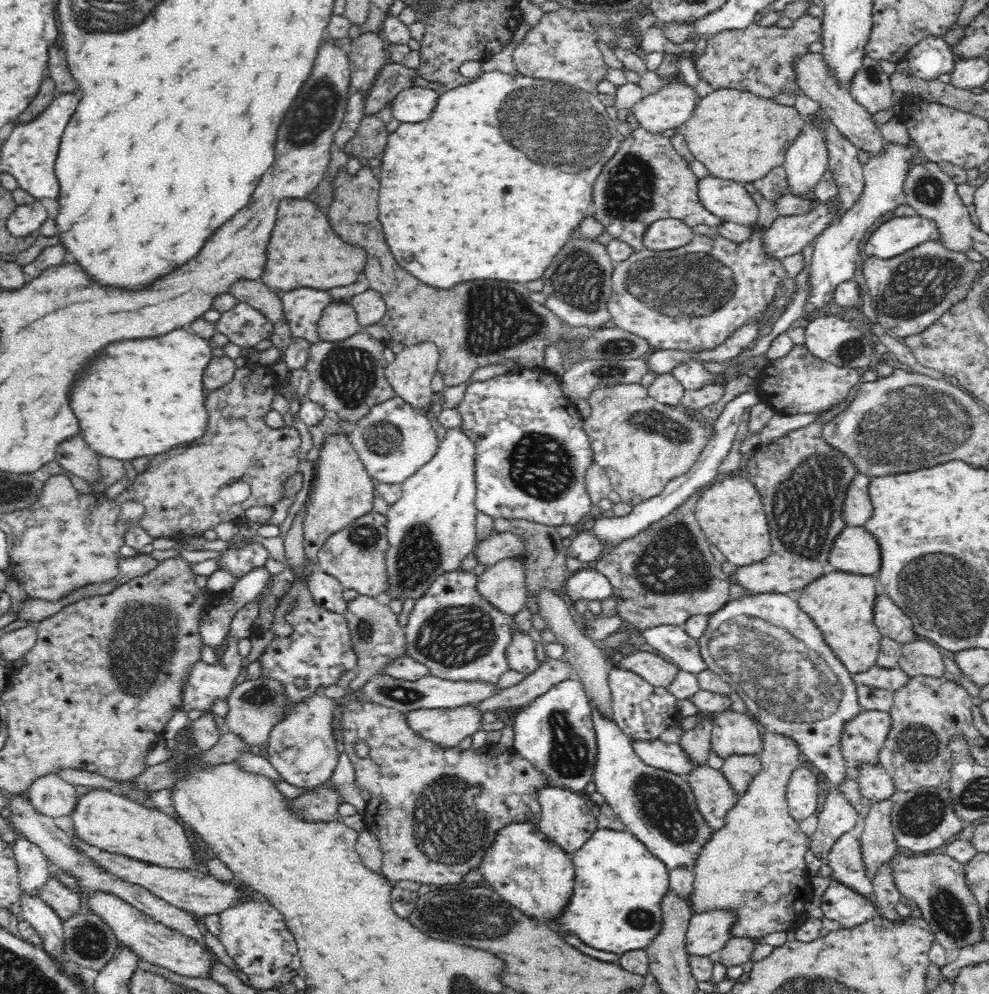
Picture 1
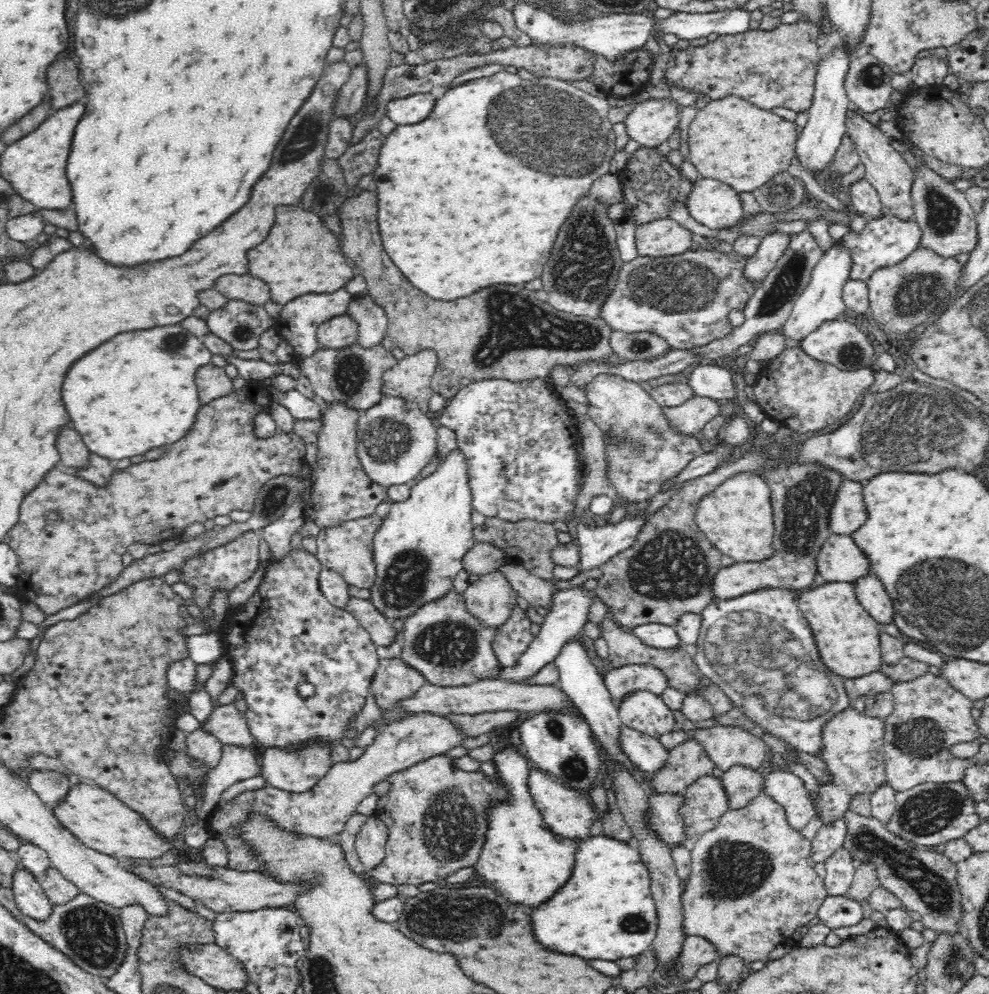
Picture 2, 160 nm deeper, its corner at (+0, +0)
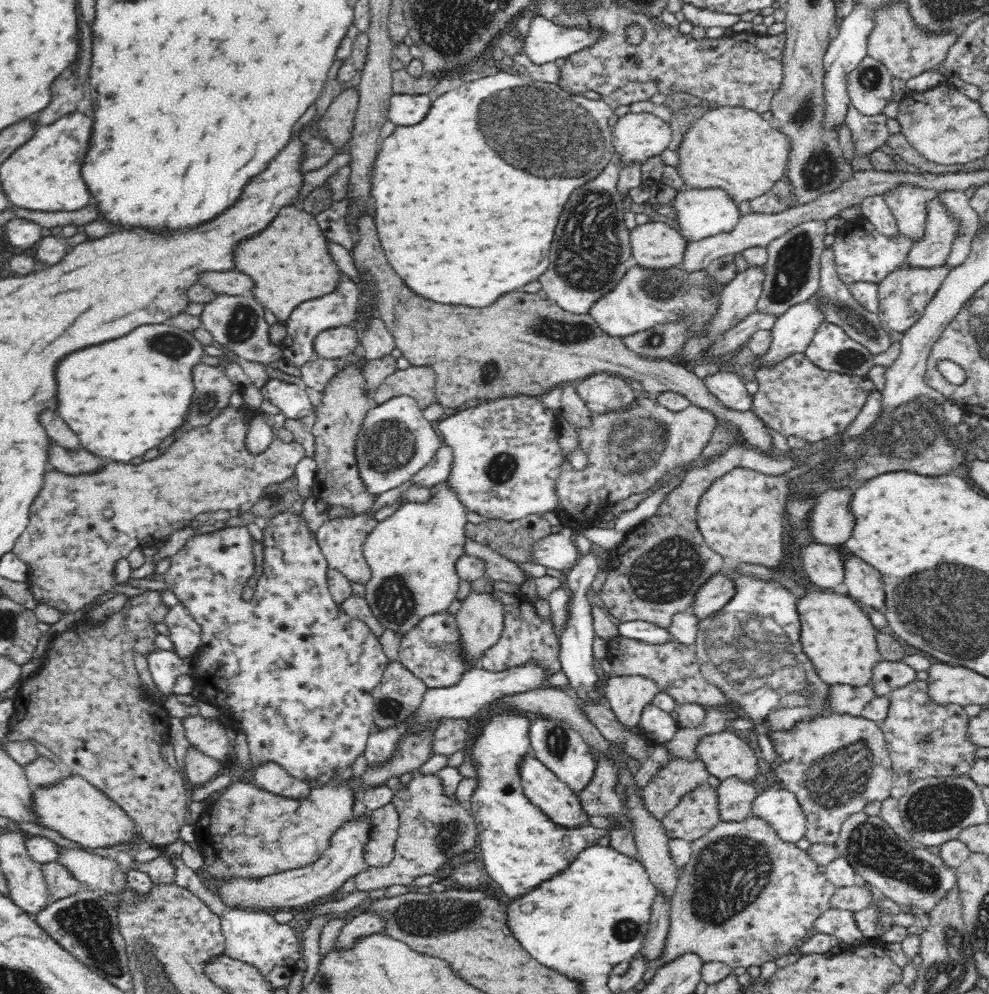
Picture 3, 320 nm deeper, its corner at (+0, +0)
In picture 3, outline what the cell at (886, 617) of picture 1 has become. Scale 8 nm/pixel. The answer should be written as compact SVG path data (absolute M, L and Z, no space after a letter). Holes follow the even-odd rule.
M843 548L848 555L844 564L845 579L848 594L861 606L868 606L872 610L884 613L886 606L886 591L882 574L872 568L866 561L860 560L850 550Z

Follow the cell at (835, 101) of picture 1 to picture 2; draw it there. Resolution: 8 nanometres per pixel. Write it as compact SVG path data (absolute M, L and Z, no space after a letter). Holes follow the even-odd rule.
M850 104L845 112L845 136L850 139L854 150L858 153L860 161L865 166L865 177L871 182L878 194L883 207L886 207L890 214L901 220L912 220L912 201L910 201L910 189L913 181L913 171L908 167L904 158L892 146L892 139L886 132L882 132L876 123L866 119L860 108Z

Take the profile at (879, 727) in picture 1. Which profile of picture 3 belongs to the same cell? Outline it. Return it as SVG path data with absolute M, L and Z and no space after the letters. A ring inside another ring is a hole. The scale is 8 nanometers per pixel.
M832 713L799 723L788 732L768 734L780 761L771 766L769 773L796 793L807 817L804 837L812 843L835 843L841 826L850 814L862 812L870 800L884 800L890 796L893 770L886 749L886 740L879 723L865 717Z

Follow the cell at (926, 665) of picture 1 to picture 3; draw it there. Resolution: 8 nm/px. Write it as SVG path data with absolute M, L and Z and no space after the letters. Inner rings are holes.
M882 659L873 668L870 684L877 696L890 695L892 691L915 682L918 678L916 670L904 661L886 661Z

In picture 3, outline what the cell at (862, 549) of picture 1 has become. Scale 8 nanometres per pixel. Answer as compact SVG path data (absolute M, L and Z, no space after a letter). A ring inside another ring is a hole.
M816 542L802 548L801 553L802 567L813 584L833 589L845 579L844 564L848 555L842 546Z

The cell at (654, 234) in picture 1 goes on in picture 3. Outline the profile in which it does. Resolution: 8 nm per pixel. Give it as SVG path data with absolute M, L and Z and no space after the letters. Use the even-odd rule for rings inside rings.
M648 222L630 231L632 259L645 268L672 268L683 262L688 241L666 222Z

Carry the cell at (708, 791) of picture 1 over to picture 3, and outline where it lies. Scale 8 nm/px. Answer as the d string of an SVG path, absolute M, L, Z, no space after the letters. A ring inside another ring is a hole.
M699 784L687 792L674 809L661 820L666 835L693 843L721 822L718 791L710 784Z

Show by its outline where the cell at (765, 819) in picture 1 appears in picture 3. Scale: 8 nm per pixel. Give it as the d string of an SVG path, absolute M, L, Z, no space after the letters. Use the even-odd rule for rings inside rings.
M750 816L742 821L721 820L708 834L691 843L690 862L679 870L676 894L669 902L669 932L666 938L665 954L662 958L663 963L682 956L684 952L694 952L701 957L703 963L722 962L732 970L740 972L748 966L760 967L764 963L775 962L778 958L790 954L790 948L801 943L813 931L815 920L830 907L832 895L837 889L818 869L818 866L819 864L812 859L808 851L802 850L800 846L796 846L796 843L782 839L774 826L762 817Z

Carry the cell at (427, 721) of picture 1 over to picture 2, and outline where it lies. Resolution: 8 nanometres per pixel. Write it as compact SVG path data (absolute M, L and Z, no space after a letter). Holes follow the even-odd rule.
M430 712L410 714L406 718L386 724L374 738L374 742L366 747L362 756L354 762L339 760L316 786L306 792L283 791L267 784L260 789L244 791L232 801L221 801L221 807L214 809L208 828L213 836L224 843L228 851L228 868L242 872L254 871L258 864L251 860L250 850L234 835L234 826L252 810L272 818L280 827L304 835L338 837L358 804L366 796L370 796L373 787L389 774L407 769L426 757L446 754L452 748L464 744L466 739L466 731L462 731L448 715L440 716Z

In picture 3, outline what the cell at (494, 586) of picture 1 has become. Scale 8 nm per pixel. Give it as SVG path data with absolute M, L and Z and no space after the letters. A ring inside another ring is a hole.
M490 588L488 591L471 591L461 600L461 606L456 612L456 620L461 628L462 645L469 656L469 668L478 666L478 660L483 652L493 644L497 643L499 636L504 630L506 609L504 603L496 597L496 590Z

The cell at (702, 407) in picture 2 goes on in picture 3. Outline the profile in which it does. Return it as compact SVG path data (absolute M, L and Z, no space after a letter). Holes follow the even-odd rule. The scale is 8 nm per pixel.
M640 398L634 407L622 412L592 414L590 428L578 428L578 448L589 458L586 469L575 471L568 459L562 464L562 475L558 476L557 489L561 496L561 506L557 509L559 518L570 517L578 521L580 527L597 525L609 515L612 504L620 502L632 494L646 491L660 481L664 475L676 468L684 468L696 460L702 459L701 452L708 444L714 428L717 426L717 416L709 408L690 404L679 411L673 411L662 406L657 400Z

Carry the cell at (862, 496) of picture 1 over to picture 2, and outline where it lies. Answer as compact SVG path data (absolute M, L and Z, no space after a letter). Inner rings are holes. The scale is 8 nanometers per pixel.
M860 481L842 482L830 512L830 532L851 535L866 522L869 514L862 494L864 487Z

